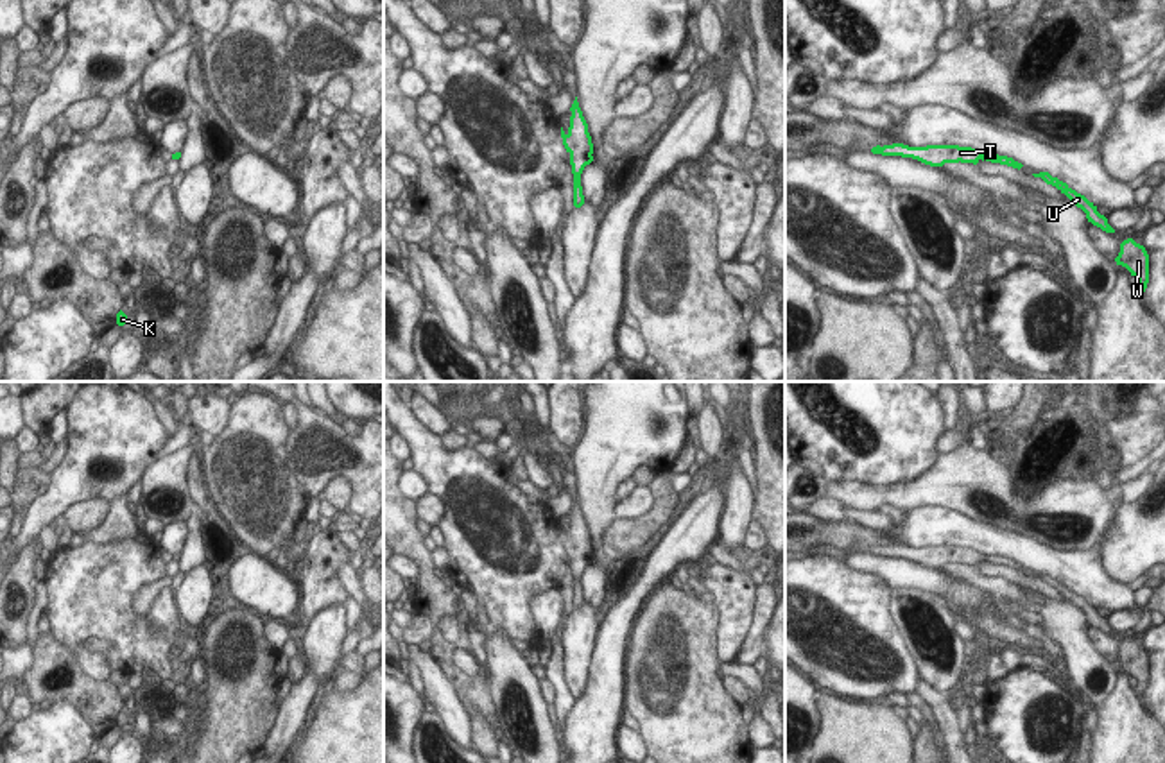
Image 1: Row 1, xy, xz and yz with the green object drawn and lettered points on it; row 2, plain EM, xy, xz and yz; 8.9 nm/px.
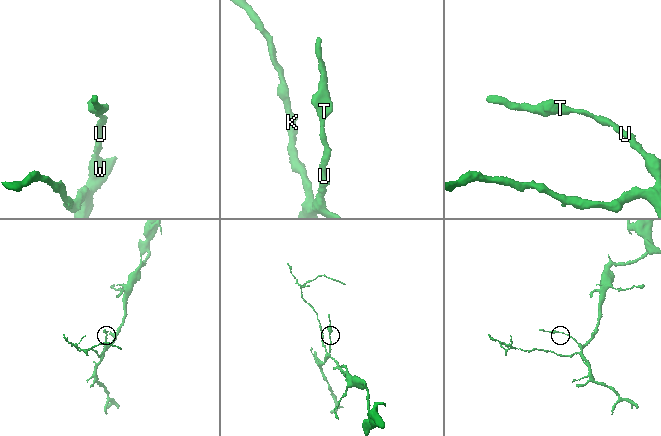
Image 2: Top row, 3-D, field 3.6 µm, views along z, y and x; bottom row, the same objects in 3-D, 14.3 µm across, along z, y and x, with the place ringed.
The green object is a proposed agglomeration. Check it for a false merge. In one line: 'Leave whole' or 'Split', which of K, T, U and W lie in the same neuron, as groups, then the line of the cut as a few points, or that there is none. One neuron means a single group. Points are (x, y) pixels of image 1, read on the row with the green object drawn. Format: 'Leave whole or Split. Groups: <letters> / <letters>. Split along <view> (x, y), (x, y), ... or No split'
Leave whole. Groups: K T U W. No split.

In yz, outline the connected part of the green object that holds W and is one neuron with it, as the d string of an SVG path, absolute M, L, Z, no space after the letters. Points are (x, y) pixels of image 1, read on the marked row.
M1127 238L1120 244L1120 253L1115 261L1117 265L1126 267L1131 276L1138 279L1136 290L1143 297L1149 283L1149 254L1145 247L1136 244L1133 238Z

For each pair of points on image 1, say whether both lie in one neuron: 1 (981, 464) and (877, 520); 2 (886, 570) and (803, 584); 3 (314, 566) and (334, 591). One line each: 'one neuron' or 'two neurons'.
1: two neurons
2: two neurons
3: one neuron

